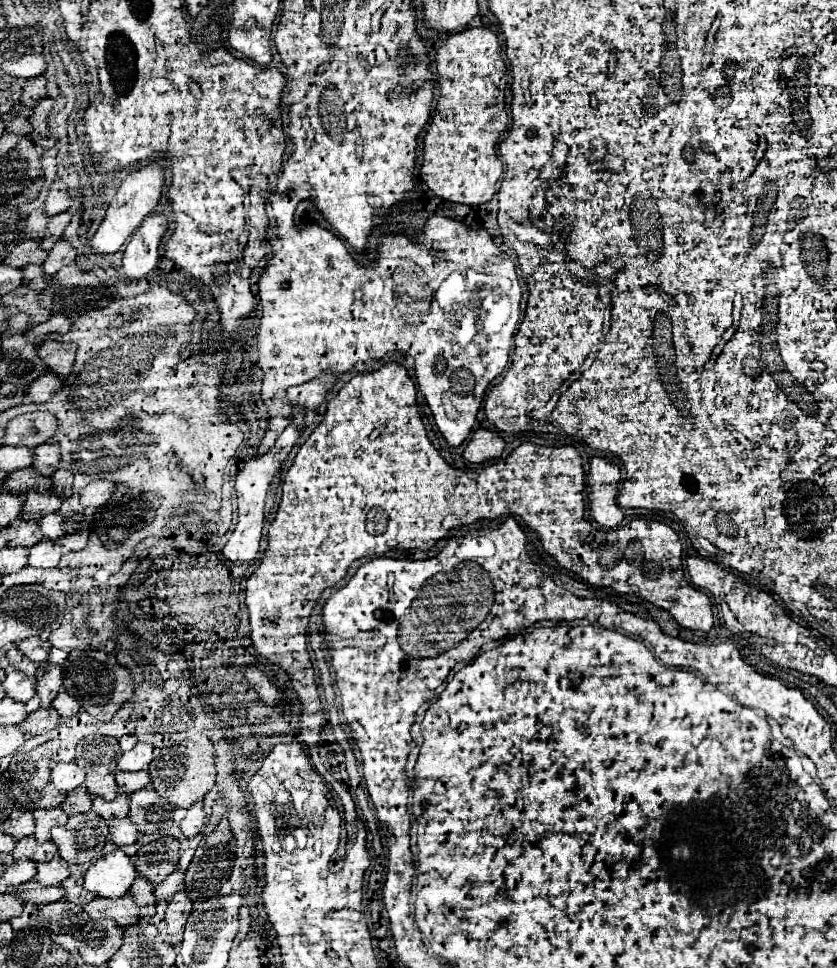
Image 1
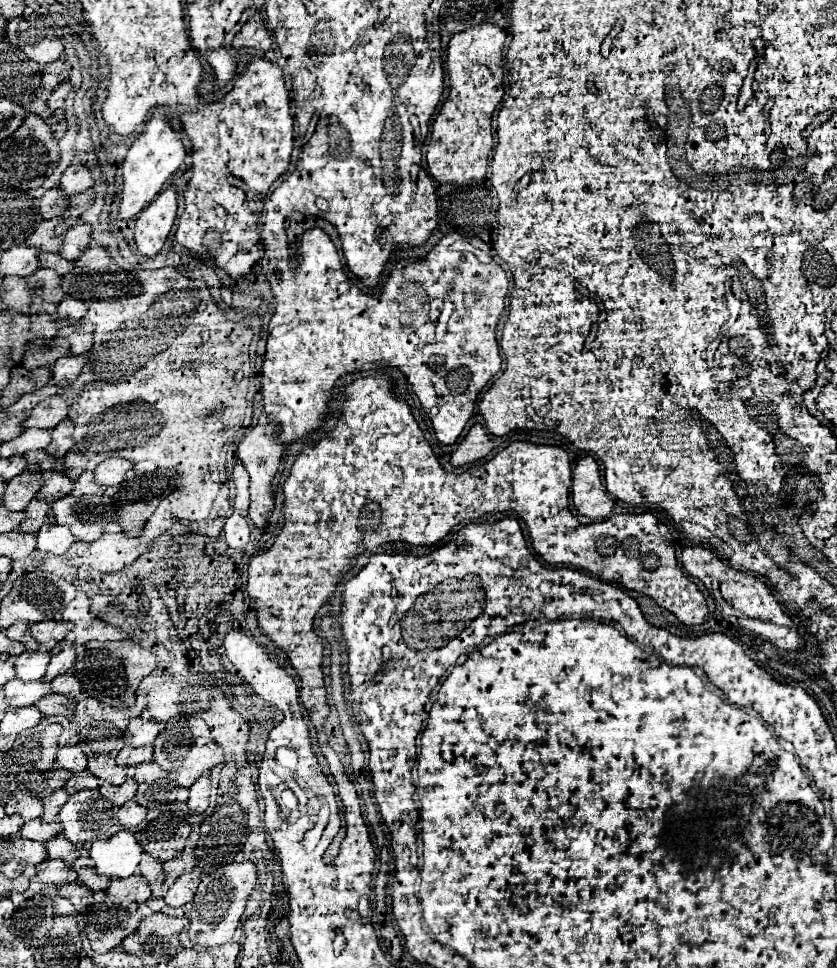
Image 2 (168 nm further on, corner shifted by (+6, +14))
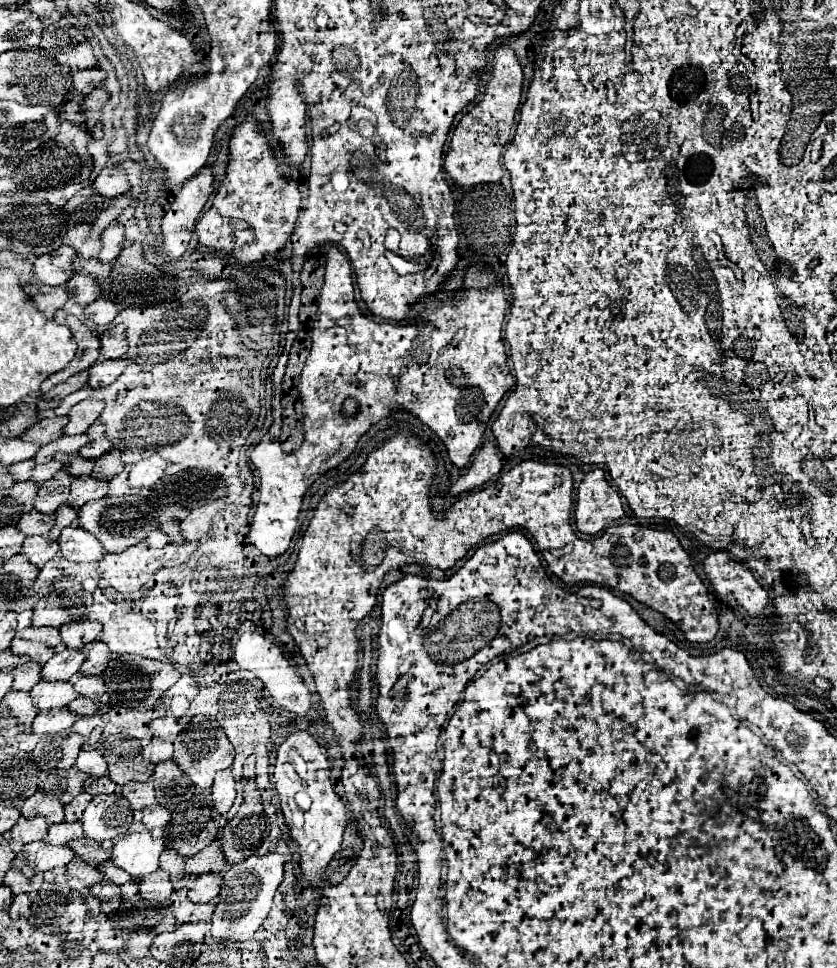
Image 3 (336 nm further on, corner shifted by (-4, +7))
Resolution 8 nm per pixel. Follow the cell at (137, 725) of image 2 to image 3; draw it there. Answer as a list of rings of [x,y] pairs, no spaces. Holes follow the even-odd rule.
[[[171,714],[152,720],[150,728],[154,732],[154,737],[159,739],[170,739],[183,730],[182,726],[178,724],[177,720]]]

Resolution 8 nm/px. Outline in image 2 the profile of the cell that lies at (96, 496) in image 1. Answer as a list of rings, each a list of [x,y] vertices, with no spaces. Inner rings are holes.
[[[108,458],[104,462],[100,462],[92,474],[94,474],[94,482],[102,484],[102,486],[116,486],[122,482],[124,474],[132,468],[132,464],[124,458]]]

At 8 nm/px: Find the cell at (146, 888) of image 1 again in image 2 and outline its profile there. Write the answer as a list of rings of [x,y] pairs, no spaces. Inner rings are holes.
[[[144,854],[138,872],[140,872],[140,876],[142,876],[144,880],[148,880],[150,888],[154,890],[154,894],[160,894],[160,886],[162,886],[162,882],[164,882],[162,862],[158,862],[156,858],[152,858],[150,854]]]

